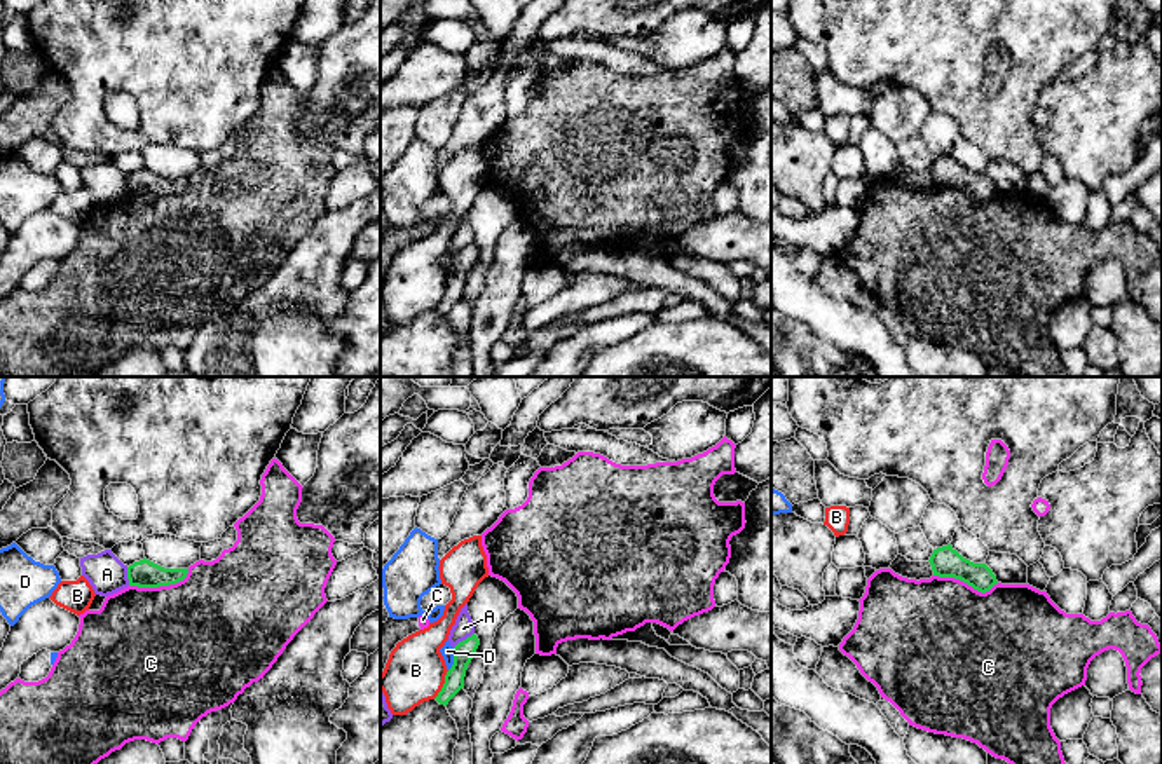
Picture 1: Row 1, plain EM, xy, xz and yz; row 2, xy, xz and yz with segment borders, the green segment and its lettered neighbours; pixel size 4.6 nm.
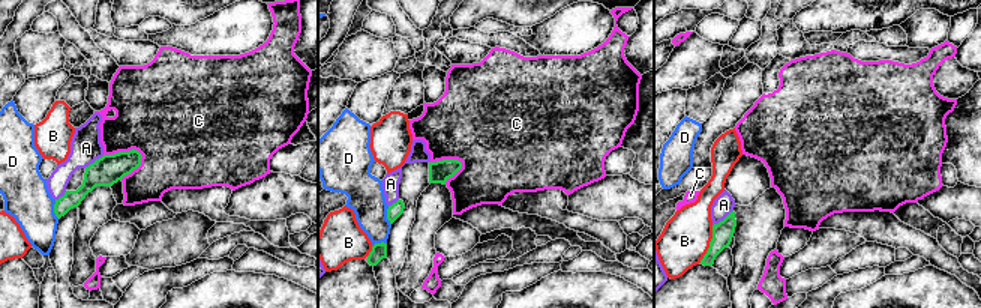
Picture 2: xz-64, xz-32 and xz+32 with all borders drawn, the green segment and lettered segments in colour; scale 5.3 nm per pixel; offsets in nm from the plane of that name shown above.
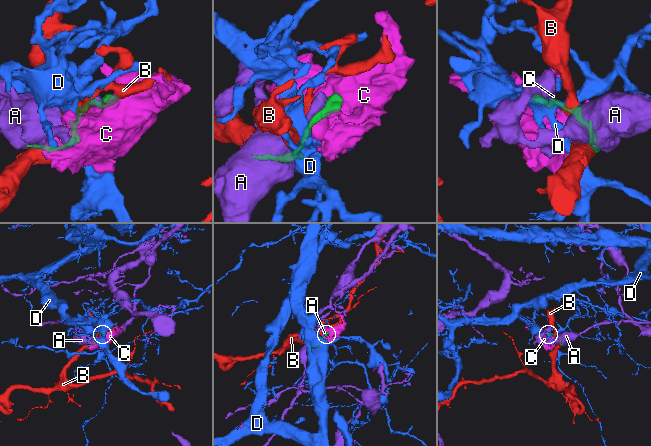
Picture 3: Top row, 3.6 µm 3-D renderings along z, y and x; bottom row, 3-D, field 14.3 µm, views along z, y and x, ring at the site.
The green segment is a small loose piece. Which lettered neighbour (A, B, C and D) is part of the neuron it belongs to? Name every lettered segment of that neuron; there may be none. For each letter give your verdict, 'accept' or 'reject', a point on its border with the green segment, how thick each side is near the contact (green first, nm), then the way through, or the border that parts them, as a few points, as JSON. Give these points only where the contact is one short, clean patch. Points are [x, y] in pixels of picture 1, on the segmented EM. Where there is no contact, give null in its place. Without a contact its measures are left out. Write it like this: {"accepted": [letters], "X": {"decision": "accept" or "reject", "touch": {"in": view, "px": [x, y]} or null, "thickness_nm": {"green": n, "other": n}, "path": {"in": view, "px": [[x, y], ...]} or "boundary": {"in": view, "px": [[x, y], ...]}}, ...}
{"accepted": ["C"], "A": {"decision": "reject", "touch": {"in": "xz", "px": [463, 641]}, "thickness_nm": {"green": 100, "other": 90}}, "B": {"decision": "reject", "touch": {"in": "xz", "px": [444, 684]}, "thickness_nm": {"green": 100, "other": 280}}, "C": {"decision": "accept", "touch": {"in": "xy", "px": [161, 585]}, "thickness_nm": {"green": 130, "other": 480}, "path": {"in": "xy", "px": [[143, 574], [161, 585], [166, 639]]}}, "D": {"decision": "reject", "touch": {"in": "xz", "px": [454, 660]}, "thickness_nm": {"green": 100, "other": 60}, "boundary": {"in": "xz", "px": [[454, 648], [454, 663], [449, 670]]}}}

